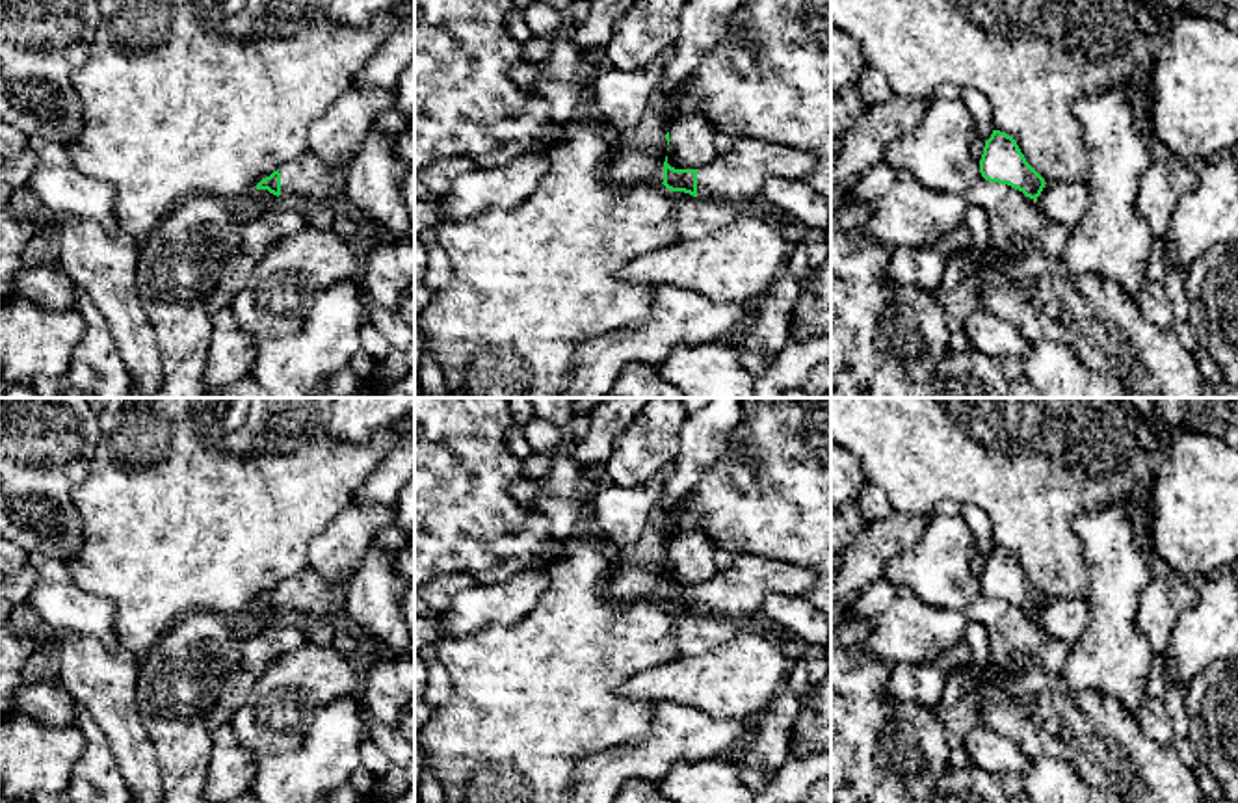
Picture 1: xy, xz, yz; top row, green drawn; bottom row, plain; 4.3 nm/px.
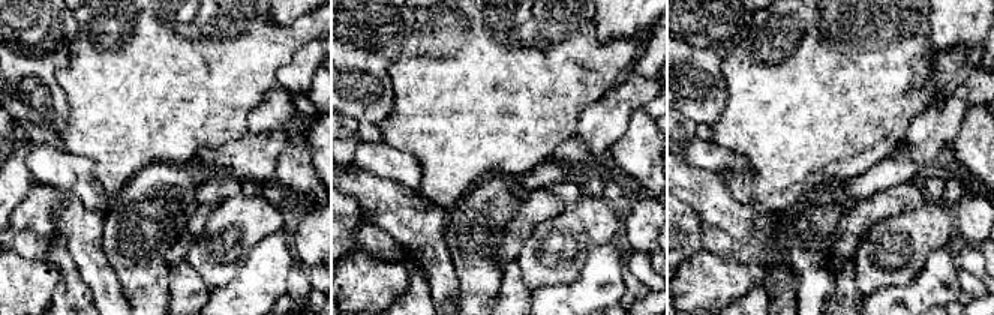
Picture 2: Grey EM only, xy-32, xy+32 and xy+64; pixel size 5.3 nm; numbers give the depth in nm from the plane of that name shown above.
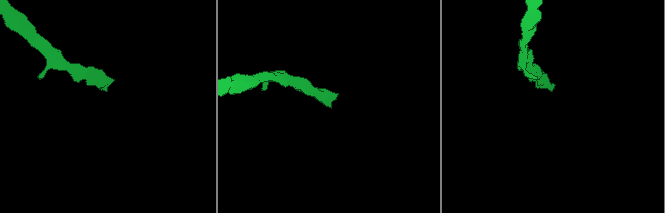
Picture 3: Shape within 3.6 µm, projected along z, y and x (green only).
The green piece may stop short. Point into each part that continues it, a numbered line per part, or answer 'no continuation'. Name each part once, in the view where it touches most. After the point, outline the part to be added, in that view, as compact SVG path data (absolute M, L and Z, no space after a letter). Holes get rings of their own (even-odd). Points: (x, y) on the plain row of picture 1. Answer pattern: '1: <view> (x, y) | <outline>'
1: xy (307, 597) | M307 567L303 573L279 584L279 613L299 625L331 625L331 621L346 610L348 584L349 578L329 584Z

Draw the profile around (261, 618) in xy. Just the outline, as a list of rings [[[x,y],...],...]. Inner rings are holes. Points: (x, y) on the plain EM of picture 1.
[[[257,606],[247,617],[244,617],[240,621],[240,628],[242,628],[244,636],[247,636],[247,634],[258,632],[266,626],[283,625],[288,621],[292,621],[292,619],[270,610],[268,606]]]

